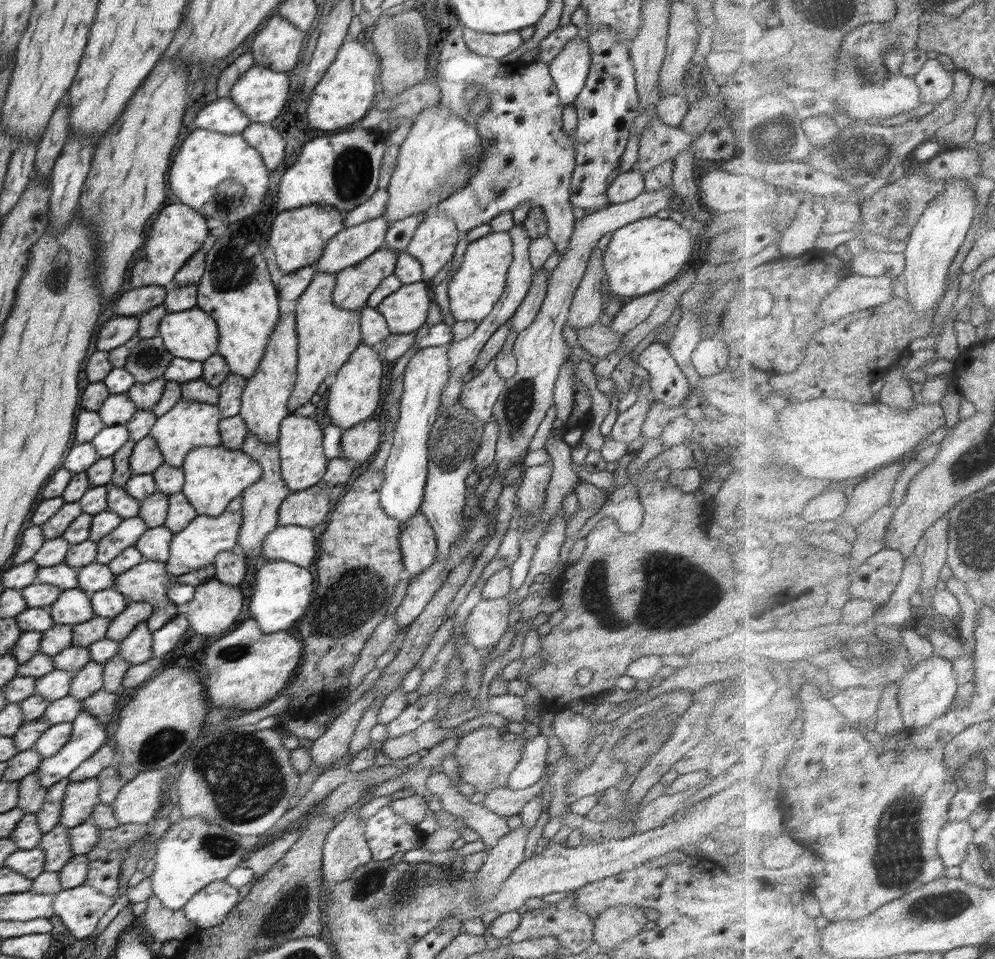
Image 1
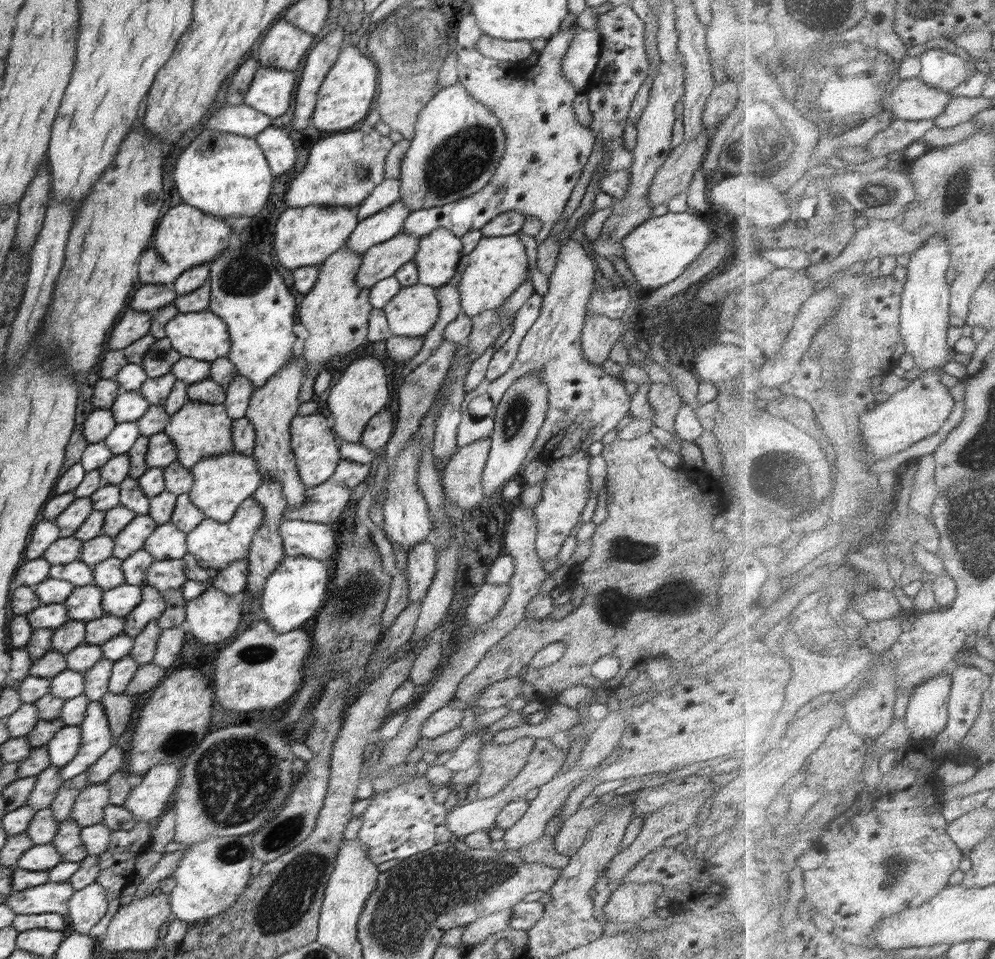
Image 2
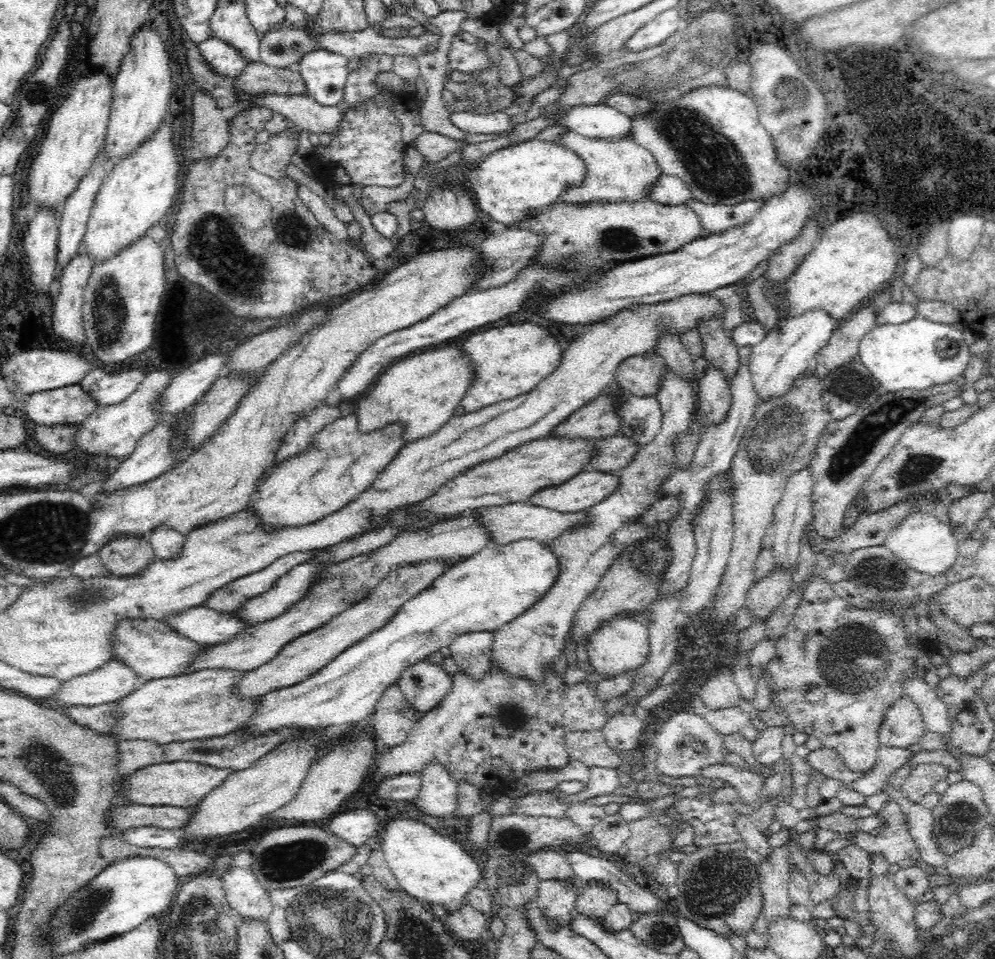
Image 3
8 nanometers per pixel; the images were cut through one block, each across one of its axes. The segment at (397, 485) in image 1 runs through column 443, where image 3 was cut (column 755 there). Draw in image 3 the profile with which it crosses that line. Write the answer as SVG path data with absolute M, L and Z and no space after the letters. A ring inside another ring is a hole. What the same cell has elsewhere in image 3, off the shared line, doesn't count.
M824 309L779 319L767 332L765 338L751 347L748 357L751 379L757 392L757 402L762 404L766 400L784 396L784 392L792 388L796 378L800 378L806 370L813 368L818 351L828 344L830 336L837 328L837 320L828 315L828 311Z

